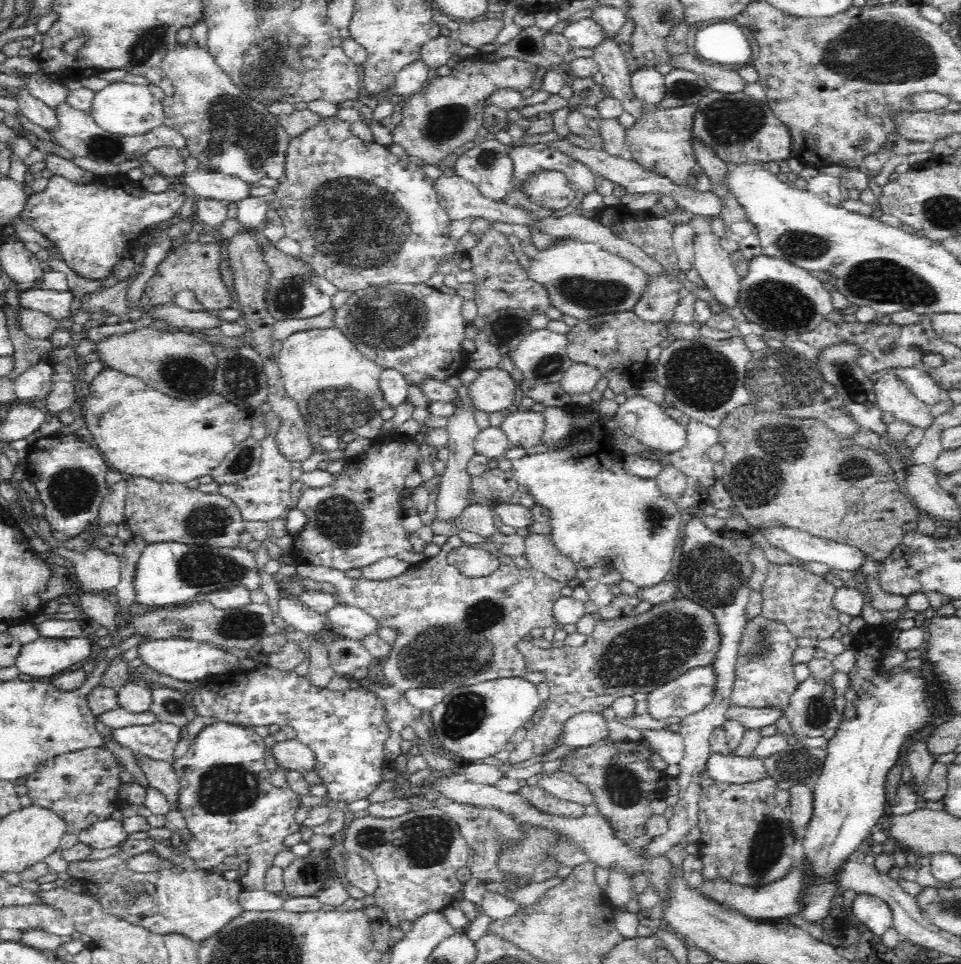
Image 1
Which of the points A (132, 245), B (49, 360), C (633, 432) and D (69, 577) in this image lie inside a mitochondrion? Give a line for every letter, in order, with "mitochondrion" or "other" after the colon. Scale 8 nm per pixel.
A: other
B: other
C: other
D: other

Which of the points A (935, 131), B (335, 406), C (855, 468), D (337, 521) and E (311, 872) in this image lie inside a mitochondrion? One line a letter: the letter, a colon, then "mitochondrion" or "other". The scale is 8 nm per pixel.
A: other
B: mitochondrion
C: mitochondrion
D: mitochondrion
E: mitochondrion

